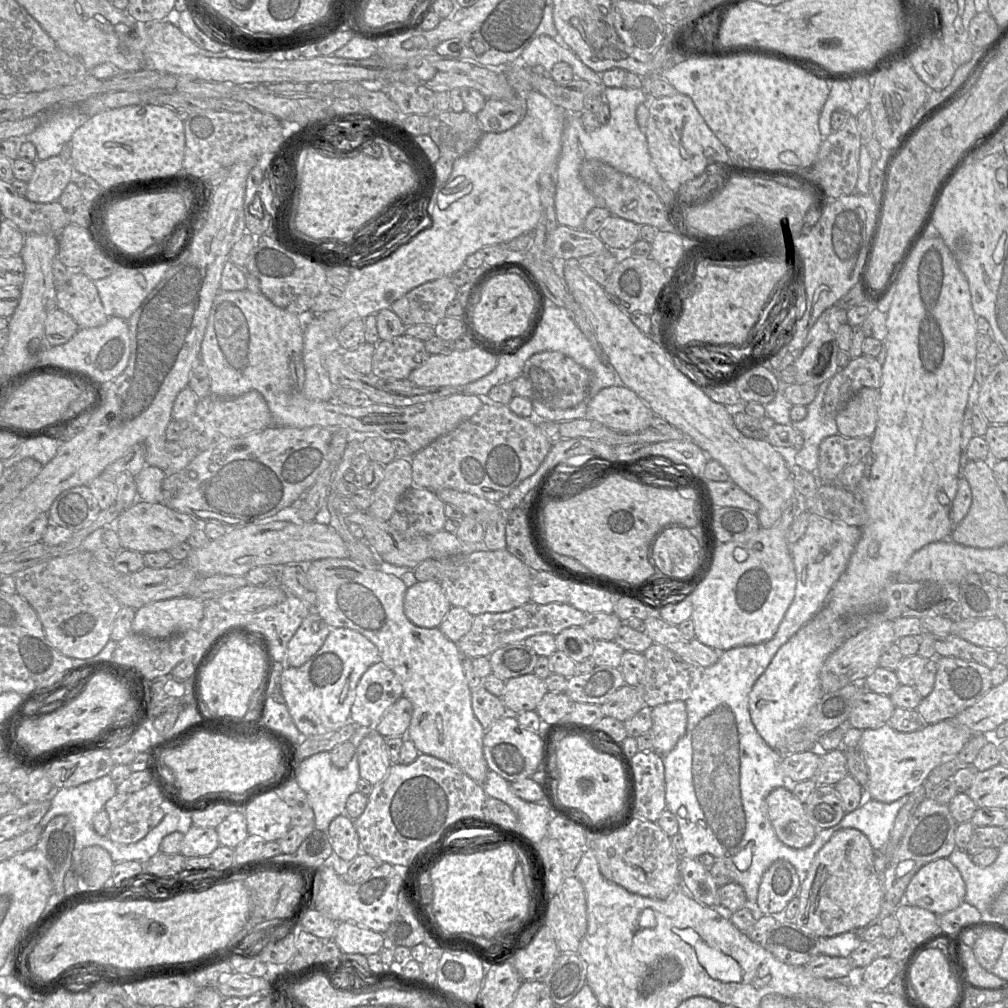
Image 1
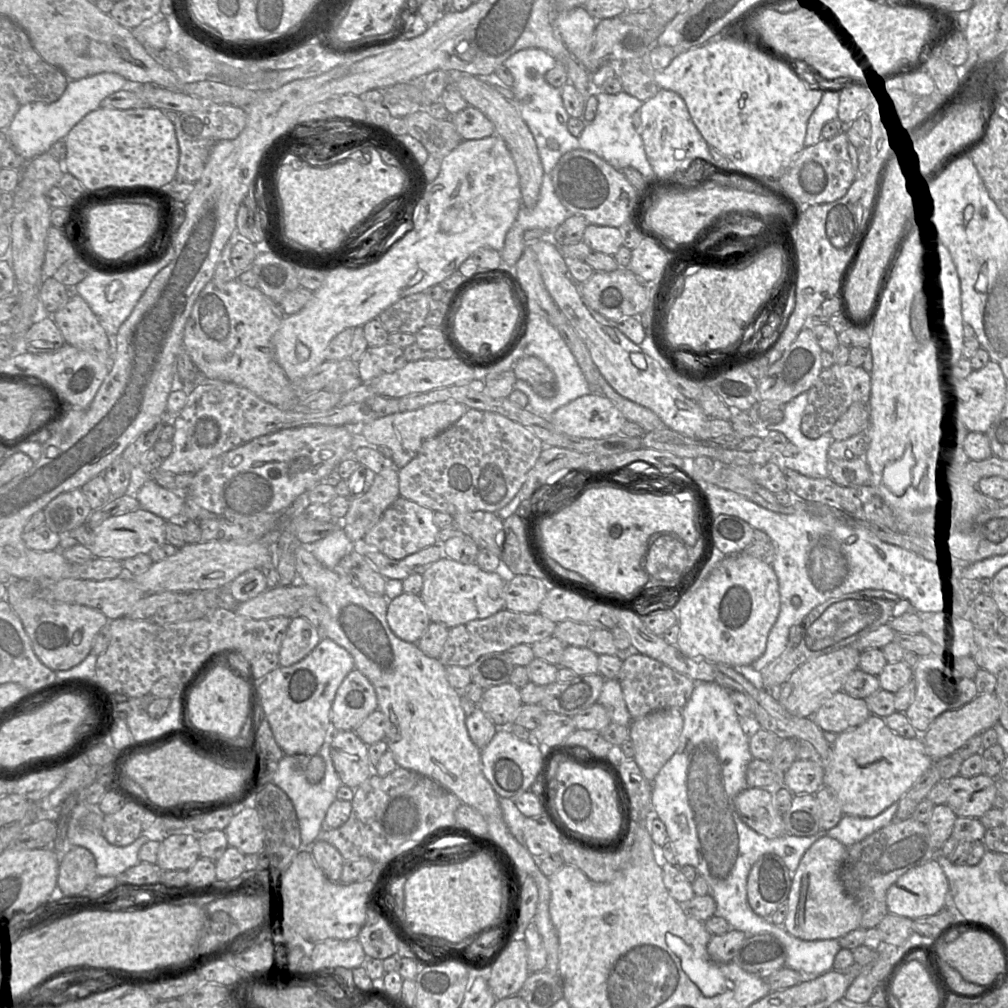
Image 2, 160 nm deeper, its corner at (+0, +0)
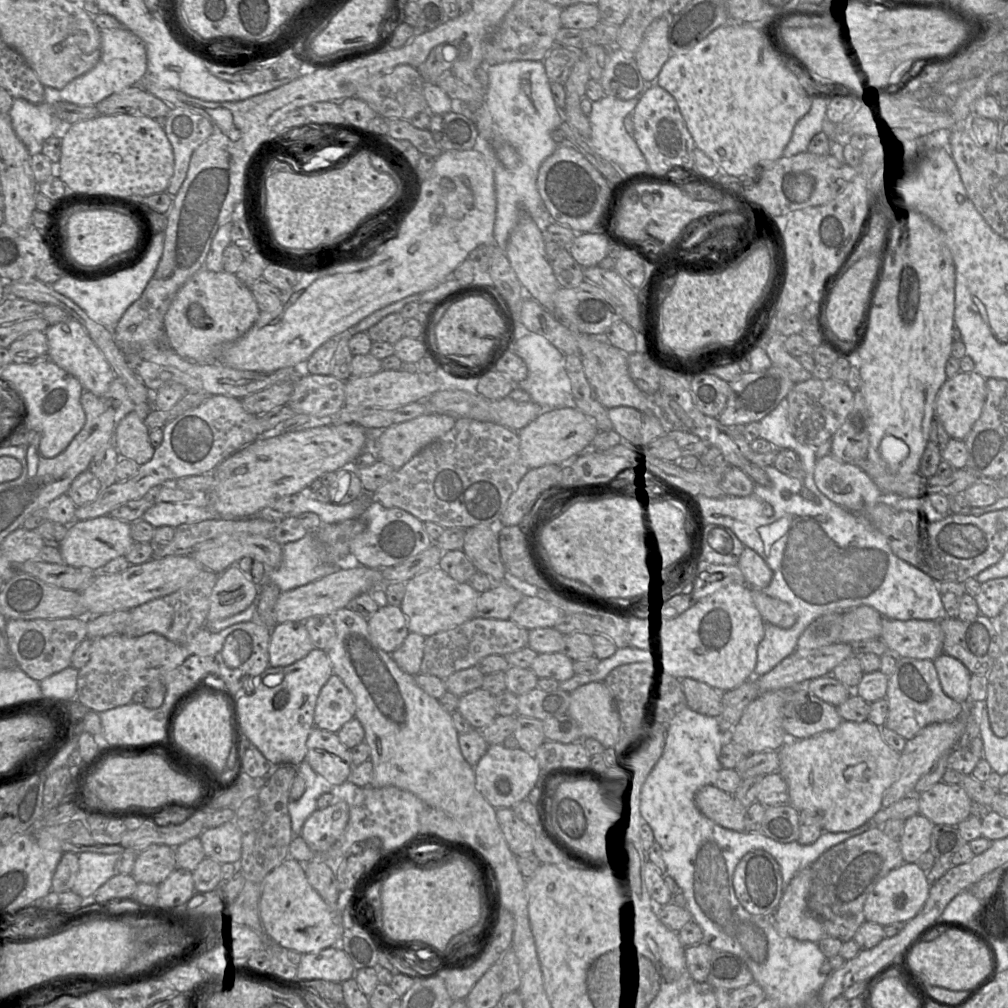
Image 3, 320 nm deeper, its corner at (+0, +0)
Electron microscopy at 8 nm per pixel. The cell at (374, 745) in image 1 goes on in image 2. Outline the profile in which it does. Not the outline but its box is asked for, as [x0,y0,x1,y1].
[331,730,372,788]

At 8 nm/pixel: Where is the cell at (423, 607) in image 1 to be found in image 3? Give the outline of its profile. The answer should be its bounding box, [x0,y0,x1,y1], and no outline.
[368,606,408,653]

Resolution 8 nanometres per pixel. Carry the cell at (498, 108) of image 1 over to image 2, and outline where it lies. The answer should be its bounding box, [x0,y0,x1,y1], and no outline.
[451,106,494,140]

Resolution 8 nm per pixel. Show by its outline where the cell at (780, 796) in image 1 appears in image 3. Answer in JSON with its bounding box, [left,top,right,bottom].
[694,785,747,832]

